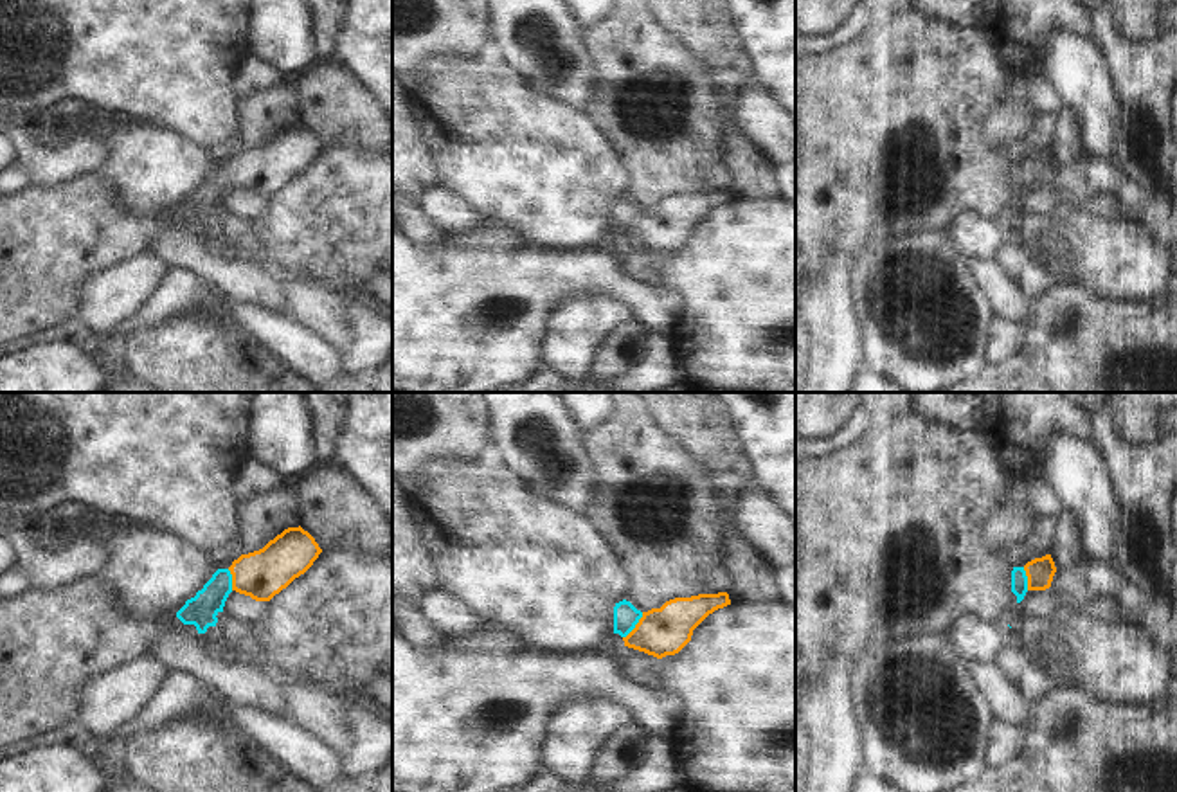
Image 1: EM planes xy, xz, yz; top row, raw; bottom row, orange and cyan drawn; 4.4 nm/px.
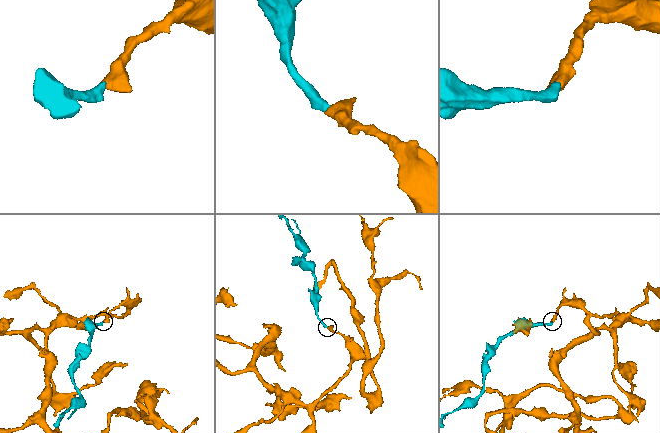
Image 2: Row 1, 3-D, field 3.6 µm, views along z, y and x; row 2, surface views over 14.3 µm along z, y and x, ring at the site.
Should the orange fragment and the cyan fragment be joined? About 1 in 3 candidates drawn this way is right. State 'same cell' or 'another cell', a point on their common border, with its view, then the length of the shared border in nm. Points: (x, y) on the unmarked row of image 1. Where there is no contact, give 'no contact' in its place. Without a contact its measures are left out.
same cell | xz (636, 222) | 150 nm

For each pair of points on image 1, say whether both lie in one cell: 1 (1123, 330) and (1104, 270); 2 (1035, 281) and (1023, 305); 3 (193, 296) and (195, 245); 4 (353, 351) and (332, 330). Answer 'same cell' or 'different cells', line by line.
1: different cells
2: different cells
3: different cells
4: different cells

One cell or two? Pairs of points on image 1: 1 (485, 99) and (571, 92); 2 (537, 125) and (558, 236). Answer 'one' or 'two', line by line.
1: two
2: one

